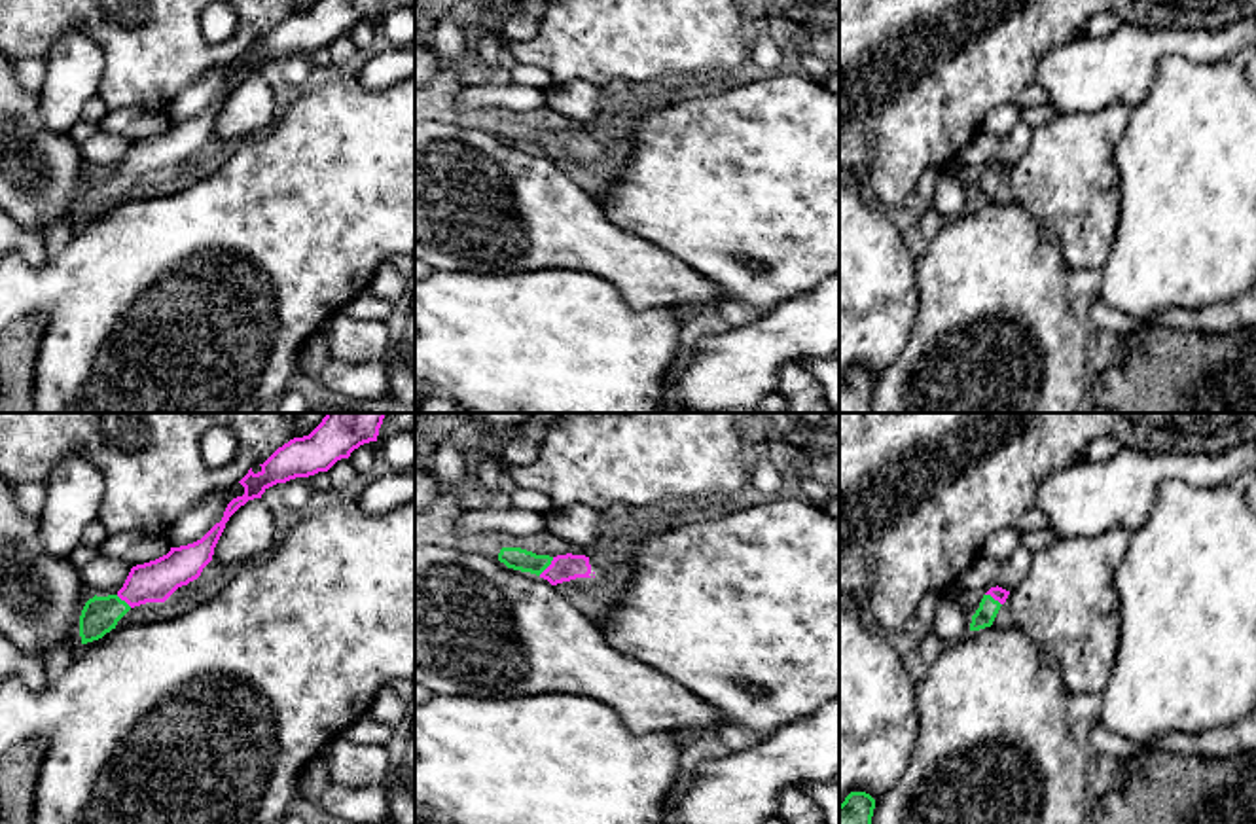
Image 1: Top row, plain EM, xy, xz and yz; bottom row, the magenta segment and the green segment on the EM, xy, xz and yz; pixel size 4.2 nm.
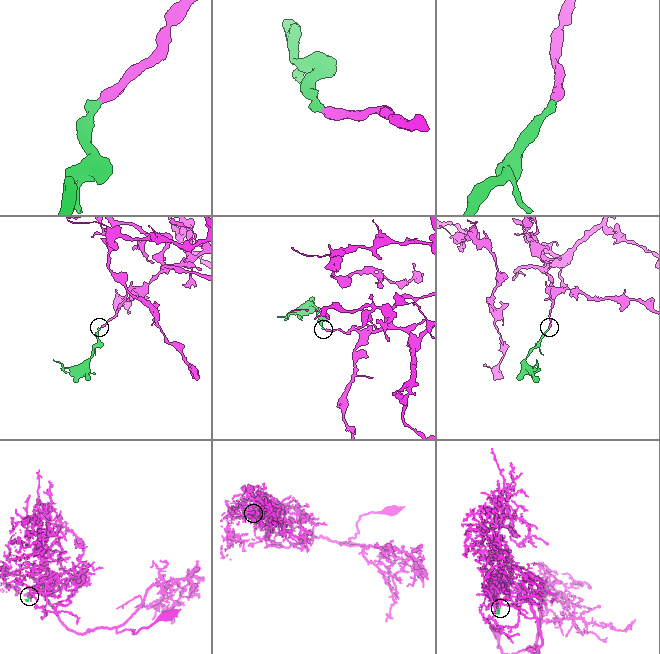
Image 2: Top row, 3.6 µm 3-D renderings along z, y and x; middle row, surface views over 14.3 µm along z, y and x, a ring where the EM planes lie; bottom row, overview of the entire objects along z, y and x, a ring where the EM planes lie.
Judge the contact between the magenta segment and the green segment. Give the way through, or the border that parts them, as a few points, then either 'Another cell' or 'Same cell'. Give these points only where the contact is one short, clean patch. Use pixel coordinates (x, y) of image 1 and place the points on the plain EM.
Path across: xz (567, 143), (548, 143), (514, 133). Same cell

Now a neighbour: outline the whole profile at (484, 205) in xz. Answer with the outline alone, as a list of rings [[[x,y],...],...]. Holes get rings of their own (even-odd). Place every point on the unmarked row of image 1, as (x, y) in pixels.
[[[415,123],[415,260],[434,271],[517,273],[546,267],[589,271],[608,280],[633,309],[720,303],[716,282],[667,250],[610,222],[595,197],[576,186],[547,155],[508,144],[498,134],[451,123]]]

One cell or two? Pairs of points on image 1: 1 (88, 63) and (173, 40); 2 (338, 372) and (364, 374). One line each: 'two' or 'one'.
1: two
2: one

